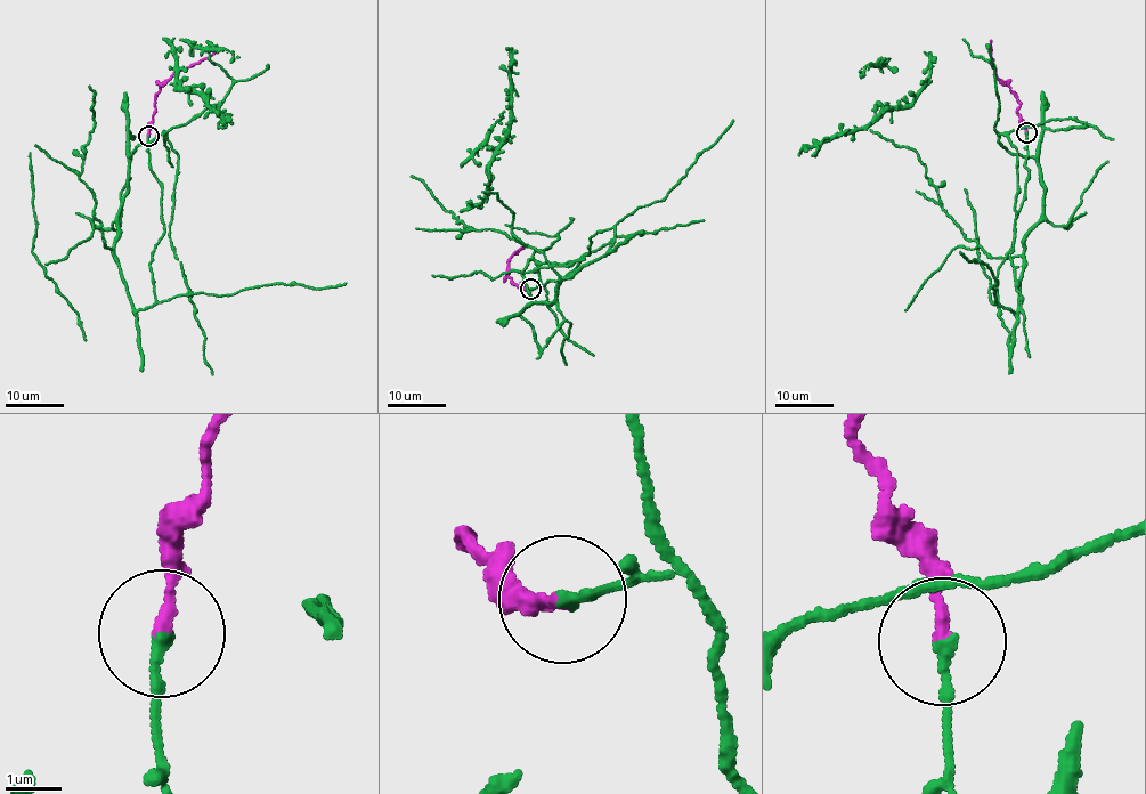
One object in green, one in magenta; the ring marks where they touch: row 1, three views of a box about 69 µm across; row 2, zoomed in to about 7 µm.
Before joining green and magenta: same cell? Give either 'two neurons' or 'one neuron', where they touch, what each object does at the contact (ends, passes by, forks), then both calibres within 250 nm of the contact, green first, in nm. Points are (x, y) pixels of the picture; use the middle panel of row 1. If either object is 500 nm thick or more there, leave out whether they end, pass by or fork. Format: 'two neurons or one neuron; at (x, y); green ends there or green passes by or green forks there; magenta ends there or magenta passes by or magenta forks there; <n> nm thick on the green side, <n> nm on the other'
one neuron; at (530, 289); green ends there; magenta ends there; 200 nm thick on the green side, 220 nm on the other

